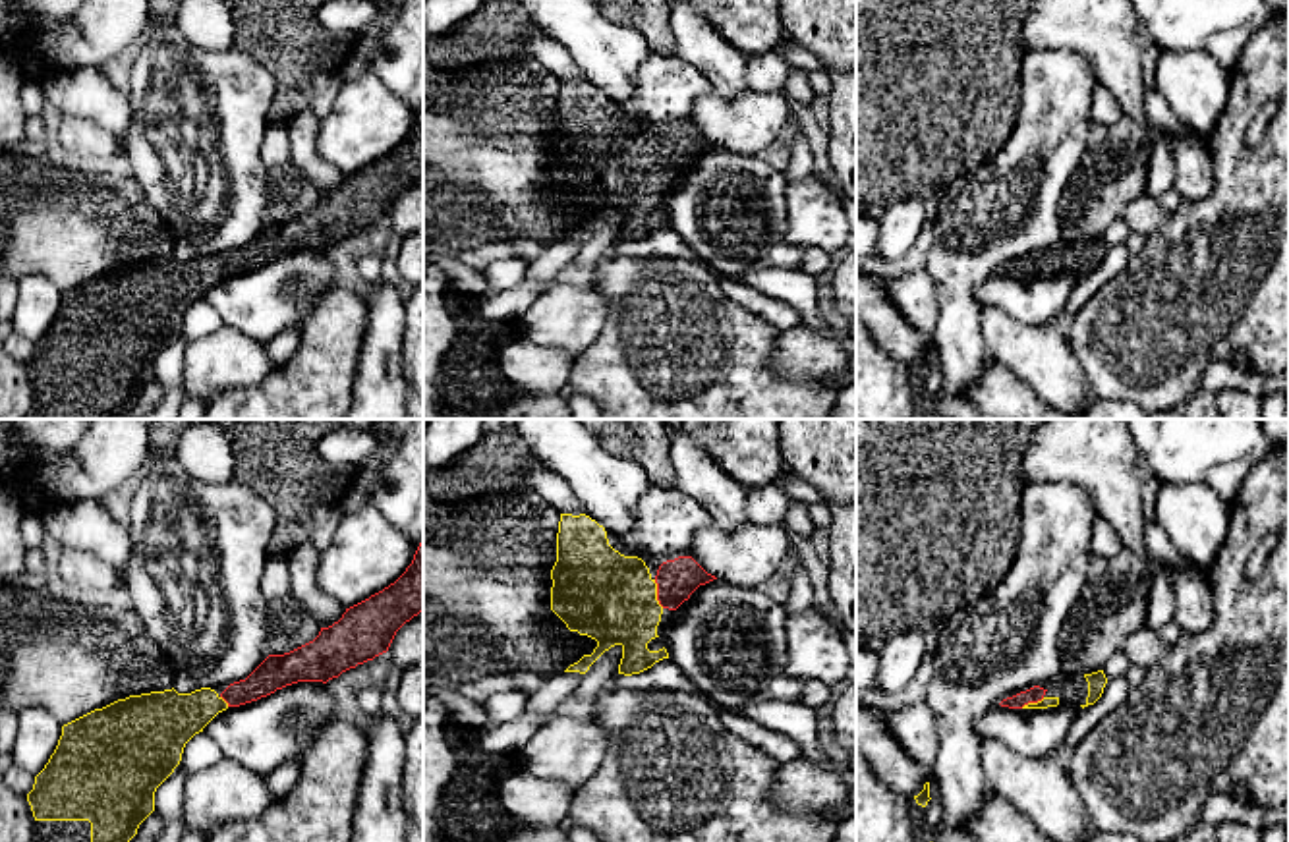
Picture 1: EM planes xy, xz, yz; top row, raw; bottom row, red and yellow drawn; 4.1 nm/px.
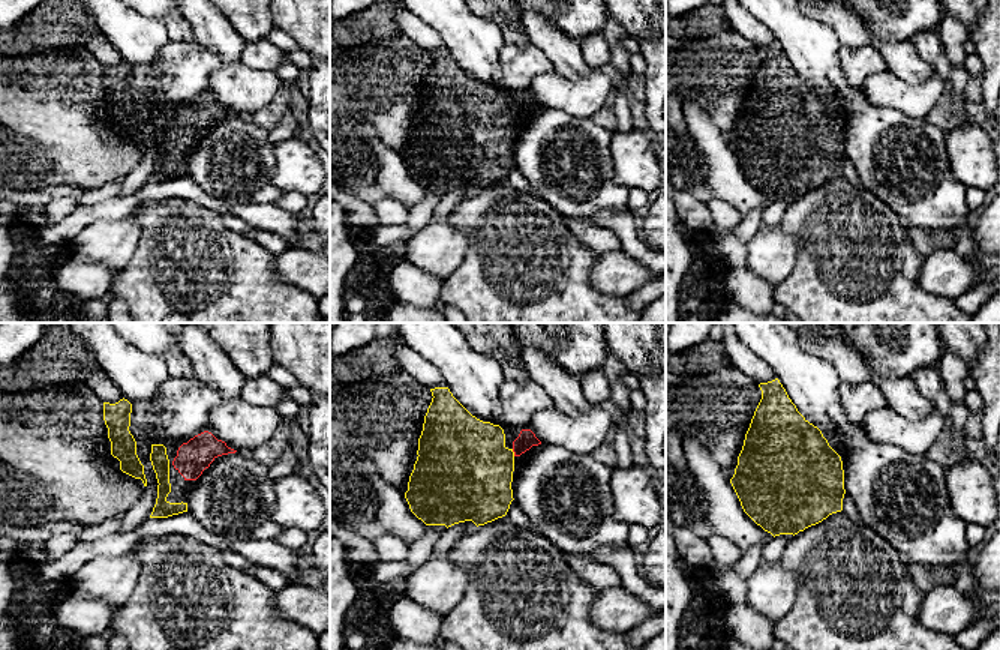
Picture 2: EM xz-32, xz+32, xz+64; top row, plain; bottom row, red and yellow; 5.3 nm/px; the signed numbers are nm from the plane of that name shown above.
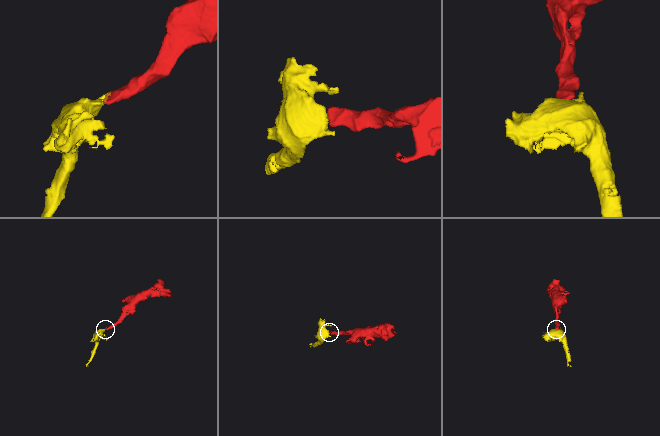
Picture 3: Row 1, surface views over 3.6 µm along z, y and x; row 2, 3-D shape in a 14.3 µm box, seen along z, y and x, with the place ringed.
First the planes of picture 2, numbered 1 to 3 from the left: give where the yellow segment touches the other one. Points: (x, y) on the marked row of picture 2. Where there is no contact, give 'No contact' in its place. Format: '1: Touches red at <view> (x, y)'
1: No contact
2: Touches red at xz+32 (513, 451)
3: No contact

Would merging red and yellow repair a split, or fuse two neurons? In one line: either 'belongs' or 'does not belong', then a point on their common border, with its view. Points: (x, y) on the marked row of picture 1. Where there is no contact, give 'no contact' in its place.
belongs | xz (658, 593)

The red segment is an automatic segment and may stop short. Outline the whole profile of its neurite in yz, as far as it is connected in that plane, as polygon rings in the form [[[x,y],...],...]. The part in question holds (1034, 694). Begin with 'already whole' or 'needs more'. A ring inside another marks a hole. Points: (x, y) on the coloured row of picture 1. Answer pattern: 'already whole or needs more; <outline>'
needs more; [[[1034,686],[1026,691],[1020,691],[1013,697],[1003,699],[999,705],[1009,709],[1047,709],[1057,707],[1059,697],[1047,697],[1047,689]]]

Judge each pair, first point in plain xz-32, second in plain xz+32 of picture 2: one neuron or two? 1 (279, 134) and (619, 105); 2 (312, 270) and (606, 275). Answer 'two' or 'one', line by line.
1: one
2: one

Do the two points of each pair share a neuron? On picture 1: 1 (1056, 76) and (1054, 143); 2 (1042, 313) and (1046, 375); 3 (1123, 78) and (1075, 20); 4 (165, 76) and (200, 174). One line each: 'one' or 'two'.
1: one
2: two
3: one
4: one

